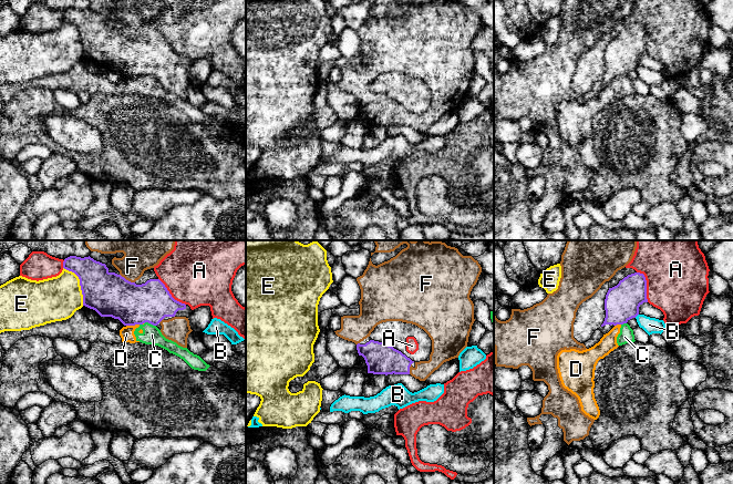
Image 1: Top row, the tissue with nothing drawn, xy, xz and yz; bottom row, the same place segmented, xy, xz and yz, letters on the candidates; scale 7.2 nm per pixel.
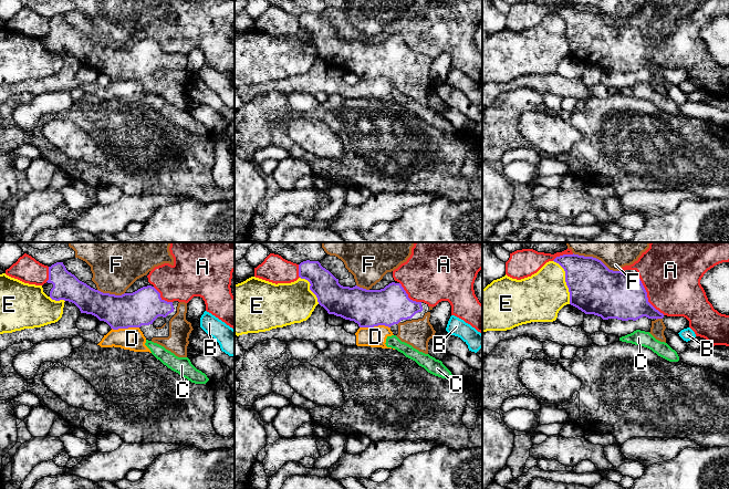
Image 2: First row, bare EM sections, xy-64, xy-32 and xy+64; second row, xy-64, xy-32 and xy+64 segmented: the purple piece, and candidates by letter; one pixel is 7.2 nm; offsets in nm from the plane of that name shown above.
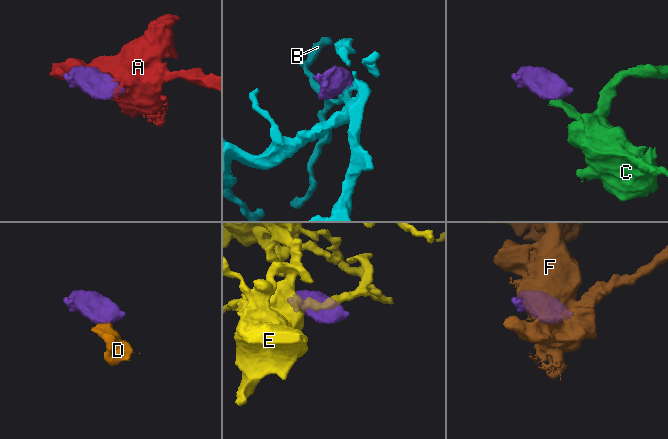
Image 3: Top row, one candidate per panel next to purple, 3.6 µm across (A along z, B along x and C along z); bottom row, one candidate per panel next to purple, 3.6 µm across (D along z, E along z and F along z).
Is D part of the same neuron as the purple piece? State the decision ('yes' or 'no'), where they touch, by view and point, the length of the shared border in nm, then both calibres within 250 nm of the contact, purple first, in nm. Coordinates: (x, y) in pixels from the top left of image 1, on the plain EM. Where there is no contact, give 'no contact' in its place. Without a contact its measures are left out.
no; meets purple in xy at (132, 76); contact 100 nm long; 300 nm thick on the purple side, 100 nm on the other

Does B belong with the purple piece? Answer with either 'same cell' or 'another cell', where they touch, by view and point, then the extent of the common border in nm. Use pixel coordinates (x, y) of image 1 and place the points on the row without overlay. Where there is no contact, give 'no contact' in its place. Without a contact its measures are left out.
another cell; meets purple in yz at (636, 68); contact 40 nm long

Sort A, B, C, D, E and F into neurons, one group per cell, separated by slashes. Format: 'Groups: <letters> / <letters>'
Groups: A / B / C D / E / F

